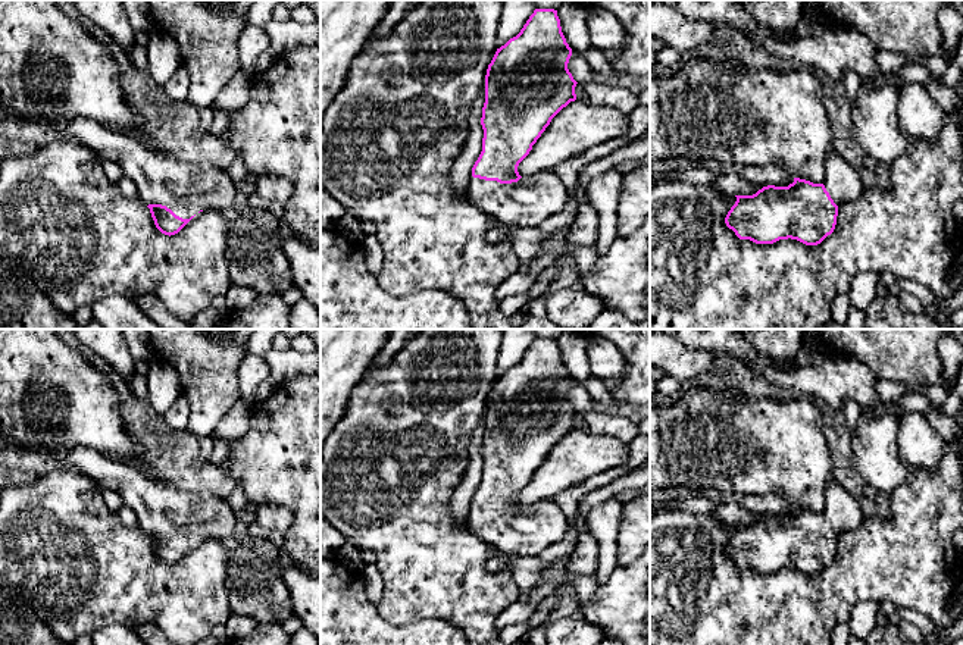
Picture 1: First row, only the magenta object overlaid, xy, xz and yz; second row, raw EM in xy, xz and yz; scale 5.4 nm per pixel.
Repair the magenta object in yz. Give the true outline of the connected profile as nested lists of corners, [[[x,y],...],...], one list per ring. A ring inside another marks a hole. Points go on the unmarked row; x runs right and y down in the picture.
[[[831,476],[822,513],[794,507],[788,516],[767,514],[753,525],[735,525],[725,552],[740,569],[756,573],[791,567],[817,574],[834,561],[838,536],[859,529],[863,519],[859,500]]]

